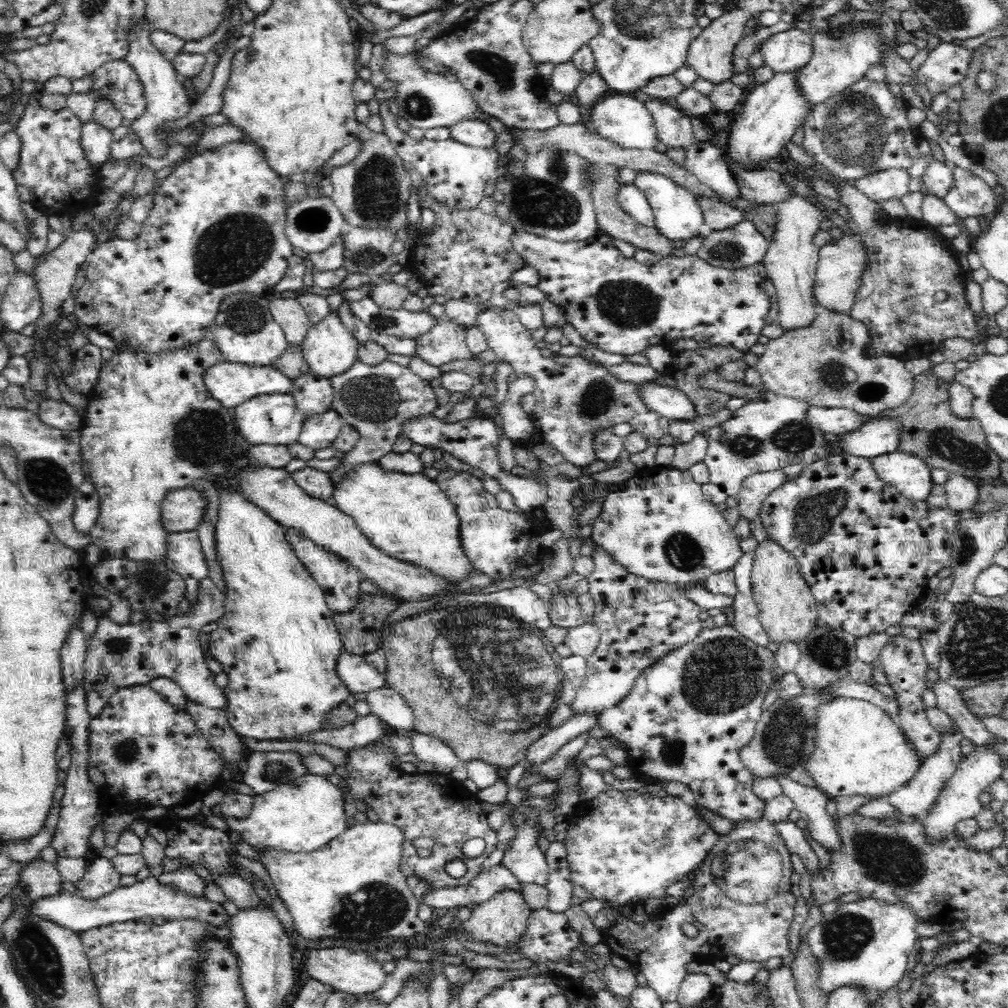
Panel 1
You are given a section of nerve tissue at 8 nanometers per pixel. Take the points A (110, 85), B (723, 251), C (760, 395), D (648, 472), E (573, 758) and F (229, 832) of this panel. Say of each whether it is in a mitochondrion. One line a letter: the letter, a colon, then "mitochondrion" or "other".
A: mitochondrion
B: mitochondrion
C: other
D: other
E: other
F: other

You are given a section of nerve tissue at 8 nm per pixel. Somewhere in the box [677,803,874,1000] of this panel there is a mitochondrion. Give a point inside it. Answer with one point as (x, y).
(747, 869)

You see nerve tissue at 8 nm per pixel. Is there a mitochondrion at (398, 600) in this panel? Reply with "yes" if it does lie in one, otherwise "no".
no

